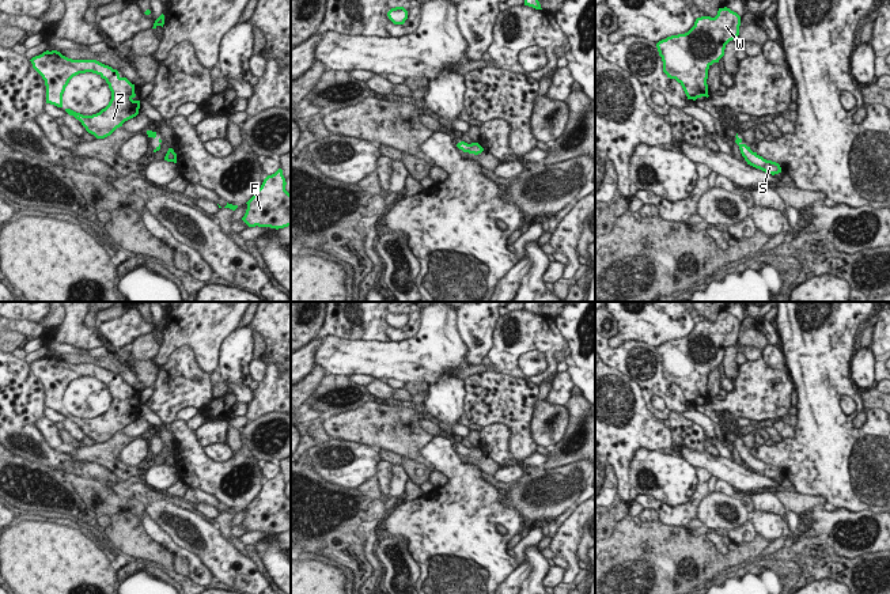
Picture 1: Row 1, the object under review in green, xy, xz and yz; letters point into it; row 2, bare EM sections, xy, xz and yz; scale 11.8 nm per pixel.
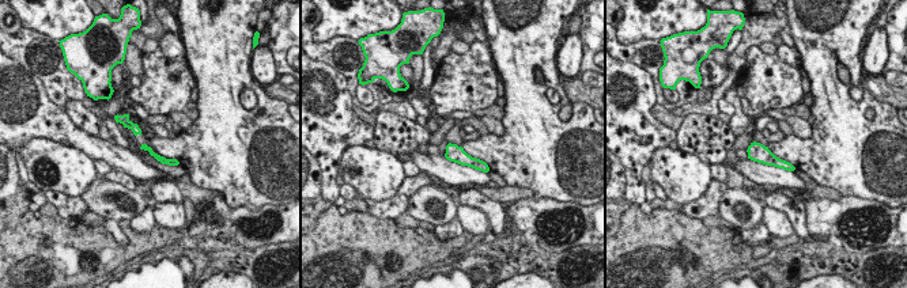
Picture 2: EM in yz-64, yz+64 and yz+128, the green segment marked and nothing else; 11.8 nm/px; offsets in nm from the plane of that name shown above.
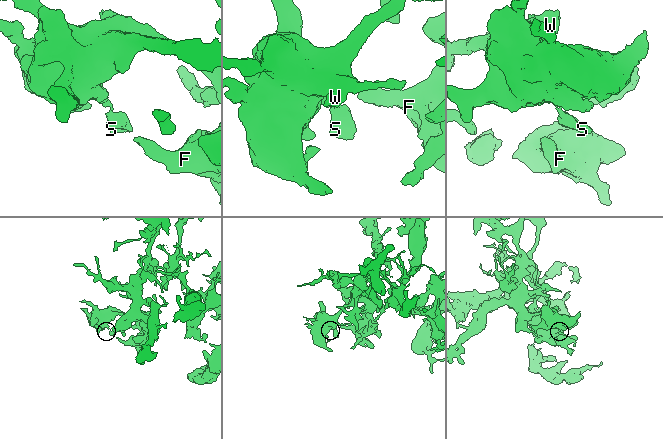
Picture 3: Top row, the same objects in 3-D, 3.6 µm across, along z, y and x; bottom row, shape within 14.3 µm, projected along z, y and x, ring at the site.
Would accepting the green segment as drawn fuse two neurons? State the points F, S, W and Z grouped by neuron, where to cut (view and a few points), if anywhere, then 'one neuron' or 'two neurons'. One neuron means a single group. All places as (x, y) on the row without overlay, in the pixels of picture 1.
F S W Z; no cut; one neuron

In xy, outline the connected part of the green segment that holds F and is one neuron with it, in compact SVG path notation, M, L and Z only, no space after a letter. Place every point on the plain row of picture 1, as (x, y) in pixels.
M283 474L268 480L255 499L246 507L242 525L249 531L284 533L291 530L291 499L285 495Z

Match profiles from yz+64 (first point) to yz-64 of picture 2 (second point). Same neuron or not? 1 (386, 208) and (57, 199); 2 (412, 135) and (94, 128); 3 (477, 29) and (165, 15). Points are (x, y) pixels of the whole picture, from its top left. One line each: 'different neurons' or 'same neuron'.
1: same neuron
2: same neuron
3: same neuron

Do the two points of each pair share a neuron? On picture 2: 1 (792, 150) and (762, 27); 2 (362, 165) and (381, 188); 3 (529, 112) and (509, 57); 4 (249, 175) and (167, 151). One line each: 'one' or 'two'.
1: two
2: one
3: one
4: one

